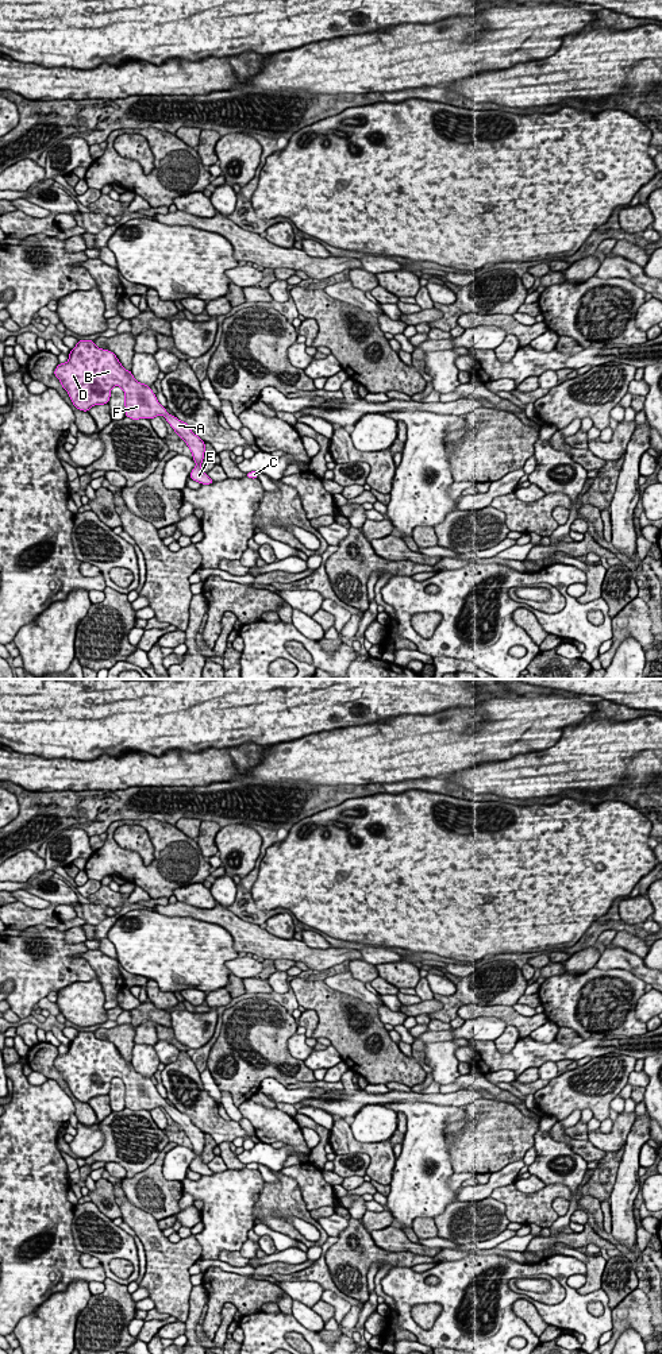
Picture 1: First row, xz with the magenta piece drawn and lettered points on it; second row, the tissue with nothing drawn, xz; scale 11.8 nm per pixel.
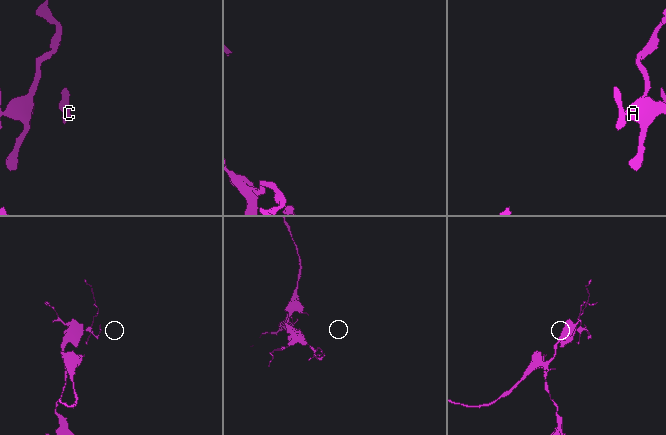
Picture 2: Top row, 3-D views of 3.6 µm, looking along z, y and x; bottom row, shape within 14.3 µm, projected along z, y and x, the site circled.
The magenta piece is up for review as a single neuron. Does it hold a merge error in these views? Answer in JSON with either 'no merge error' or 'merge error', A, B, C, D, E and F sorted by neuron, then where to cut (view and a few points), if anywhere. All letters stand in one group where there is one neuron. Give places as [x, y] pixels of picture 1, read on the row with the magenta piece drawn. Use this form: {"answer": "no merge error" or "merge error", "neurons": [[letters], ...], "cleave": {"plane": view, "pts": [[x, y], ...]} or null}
{"answer": "no merge error", "neurons": [["A", "B", "C", "D", "E", "F"]], "cleave": null}

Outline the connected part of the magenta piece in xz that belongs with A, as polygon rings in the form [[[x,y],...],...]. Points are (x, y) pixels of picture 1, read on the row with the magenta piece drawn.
[[[78,340],[70,350],[68,362],[55,367],[54,375],[68,391],[73,405],[82,412],[88,412],[95,405],[108,404],[111,390],[119,386],[124,391],[126,417],[150,420],[163,416],[180,439],[186,443],[196,462],[189,478],[201,485],[213,483],[201,470],[205,443],[192,432],[186,423],[169,414],[151,387],[138,382],[112,351],[99,348],[93,340]]]

